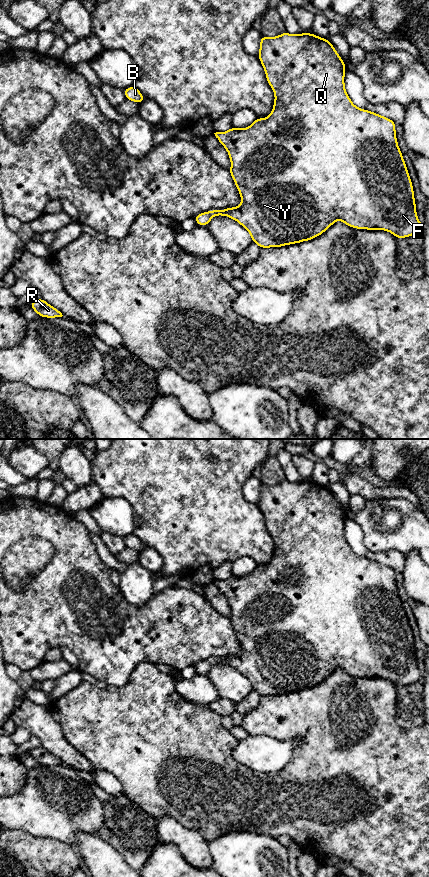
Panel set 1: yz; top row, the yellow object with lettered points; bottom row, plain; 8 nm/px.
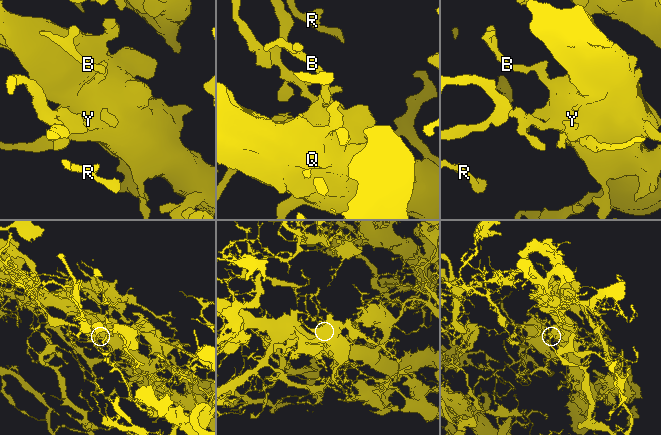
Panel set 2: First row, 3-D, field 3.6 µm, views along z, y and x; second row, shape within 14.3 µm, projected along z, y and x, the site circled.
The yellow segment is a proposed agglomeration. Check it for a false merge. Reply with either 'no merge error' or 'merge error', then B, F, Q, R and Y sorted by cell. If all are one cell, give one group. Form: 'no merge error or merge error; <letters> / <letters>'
no merge error; B F Q R Y

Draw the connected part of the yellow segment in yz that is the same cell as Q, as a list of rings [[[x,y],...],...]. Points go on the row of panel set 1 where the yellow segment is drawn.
[[[286,31],[275,37],[261,36],[258,58],[264,68],[266,80],[275,96],[270,115],[266,118],[256,118],[247,128],[231,127],[226,132],[214,133],[219,143],[228,152],[231,161],[229,172],[240,193],[241,204],[238,207],[222,210],[212,209],[209,212],[202,212],[194,217],[197,225],[207,226],[214,216],[227,216],[247,229],[252,242],[256,243],[261,249],[277,248],[312,240],[323,234],[337,220],[341,220],[344,224],[355,229],[388,231],[397,239],[408,238],[422,232],[423,224],[417,216],[412,181],[396,139],[395,127],[397,124],[387,117],[366,109],[360,109],[353,104],[345,89],[344,78],[346,65],[329,39],[321,38],[313,33],[291,35]]]

